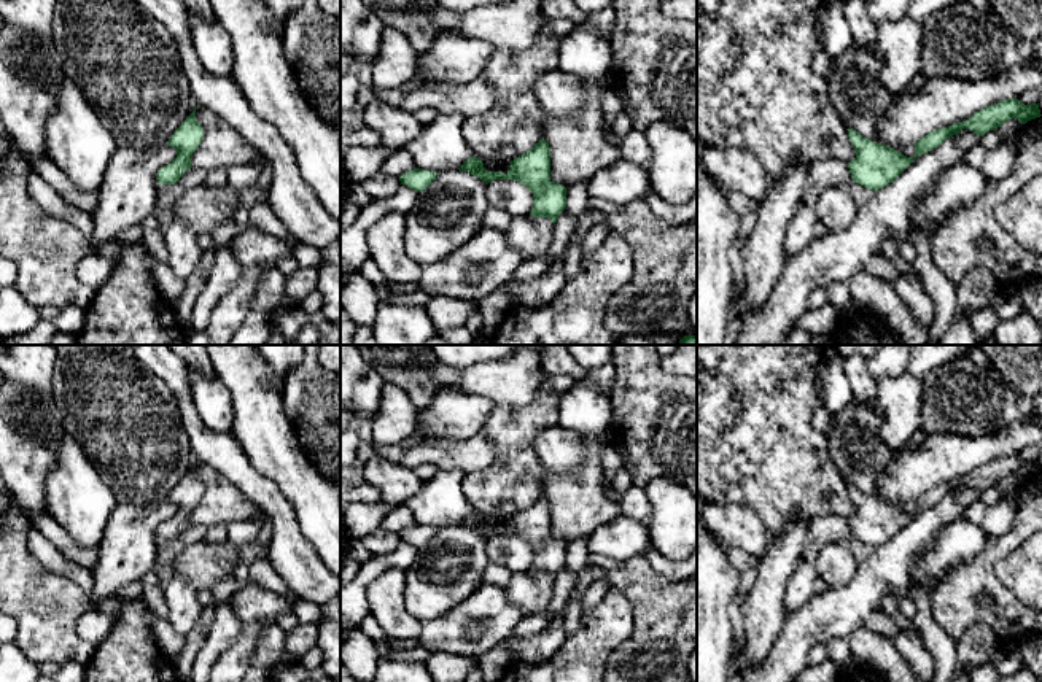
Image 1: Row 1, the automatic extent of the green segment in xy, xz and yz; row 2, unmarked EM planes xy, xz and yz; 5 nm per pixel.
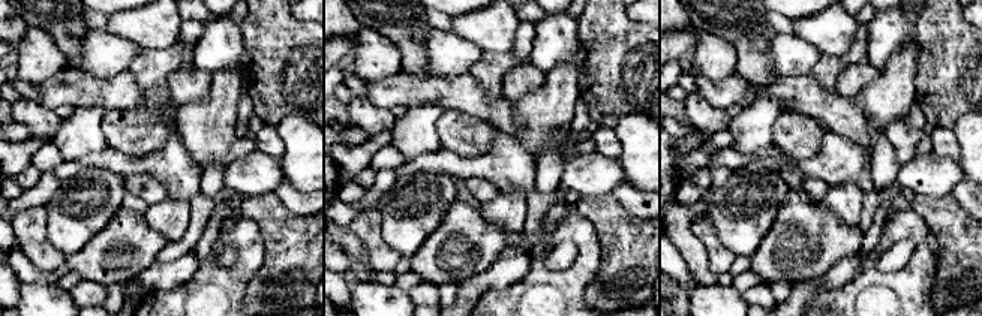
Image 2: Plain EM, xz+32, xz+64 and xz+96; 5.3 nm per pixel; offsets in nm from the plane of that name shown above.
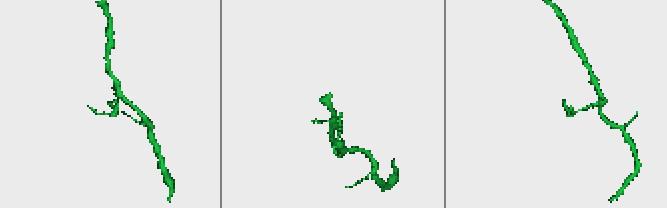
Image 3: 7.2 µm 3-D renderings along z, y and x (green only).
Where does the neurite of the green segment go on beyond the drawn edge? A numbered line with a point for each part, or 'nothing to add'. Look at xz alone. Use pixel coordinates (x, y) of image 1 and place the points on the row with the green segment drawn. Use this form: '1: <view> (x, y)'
nothing to add

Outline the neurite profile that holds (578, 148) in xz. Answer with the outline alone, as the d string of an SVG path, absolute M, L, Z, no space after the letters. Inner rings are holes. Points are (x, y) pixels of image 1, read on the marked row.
M582 79L582 110L570 116L546 116L542 138L550 148L550 181L566 189L577 183L587 183L598 170L620 159L617 145L608 143L603 135L601 99L606 79Z

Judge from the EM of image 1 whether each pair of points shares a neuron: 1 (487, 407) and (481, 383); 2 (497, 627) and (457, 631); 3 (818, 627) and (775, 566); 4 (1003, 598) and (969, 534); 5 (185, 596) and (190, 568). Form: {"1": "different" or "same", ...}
{"1": "different", "2": "same", "3": "different", "4": "different", "5": "different"}

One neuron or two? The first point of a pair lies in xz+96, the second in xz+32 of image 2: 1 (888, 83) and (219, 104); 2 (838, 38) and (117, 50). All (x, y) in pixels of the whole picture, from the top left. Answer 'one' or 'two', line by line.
1: one
2: two

